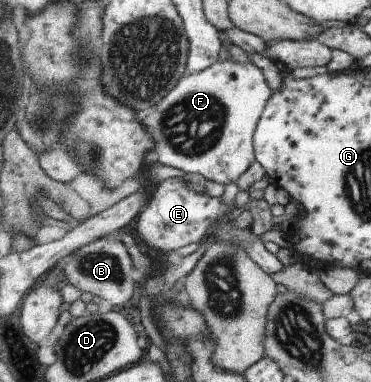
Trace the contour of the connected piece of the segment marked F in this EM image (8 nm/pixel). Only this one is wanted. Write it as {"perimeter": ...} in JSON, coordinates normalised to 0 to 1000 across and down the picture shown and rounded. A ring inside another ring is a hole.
{"perimeter":[[[593,154],[574,175],[544,188],[496,196],[453,257],[442,257],[442,267],[431,267],[431,277],[420,277],[420,288],[383,314],[423,372],[412,398],[423,403],[426,427],[504,453],[542,455],[596,484],[636,476],[693,421],[687,346],[739,243],[709,183],[679,162],[639,165],[625,154]]]}

